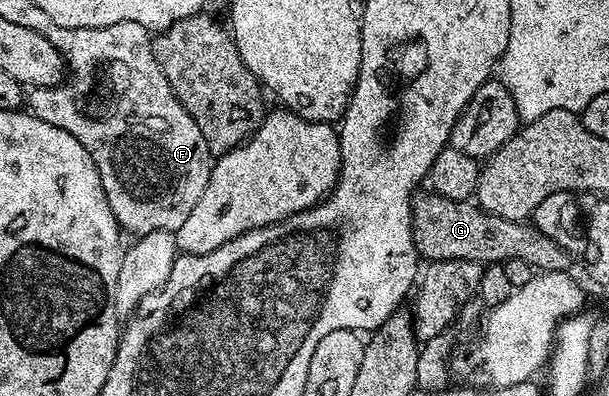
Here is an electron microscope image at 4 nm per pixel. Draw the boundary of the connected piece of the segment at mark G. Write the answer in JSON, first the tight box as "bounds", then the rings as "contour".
{"bounds":[412,192,573,272],"contour":[[[426,192],[416,194],[412,200],[414,243],[424,260],[469,261],[482,265],[523,261],[540,272],[568,272],[572,268],[573,258],[548,236],[542,235],[534,224],[493,216],[472,200],[445,199],[437,192]]]}

